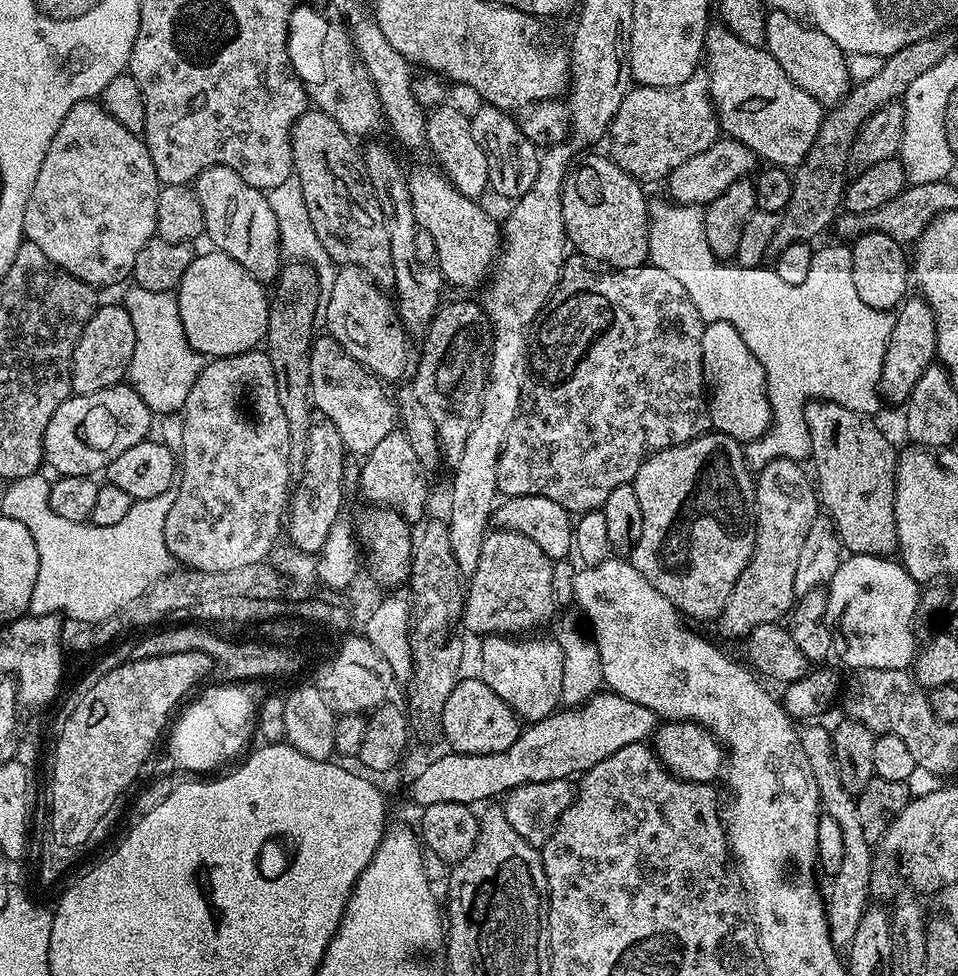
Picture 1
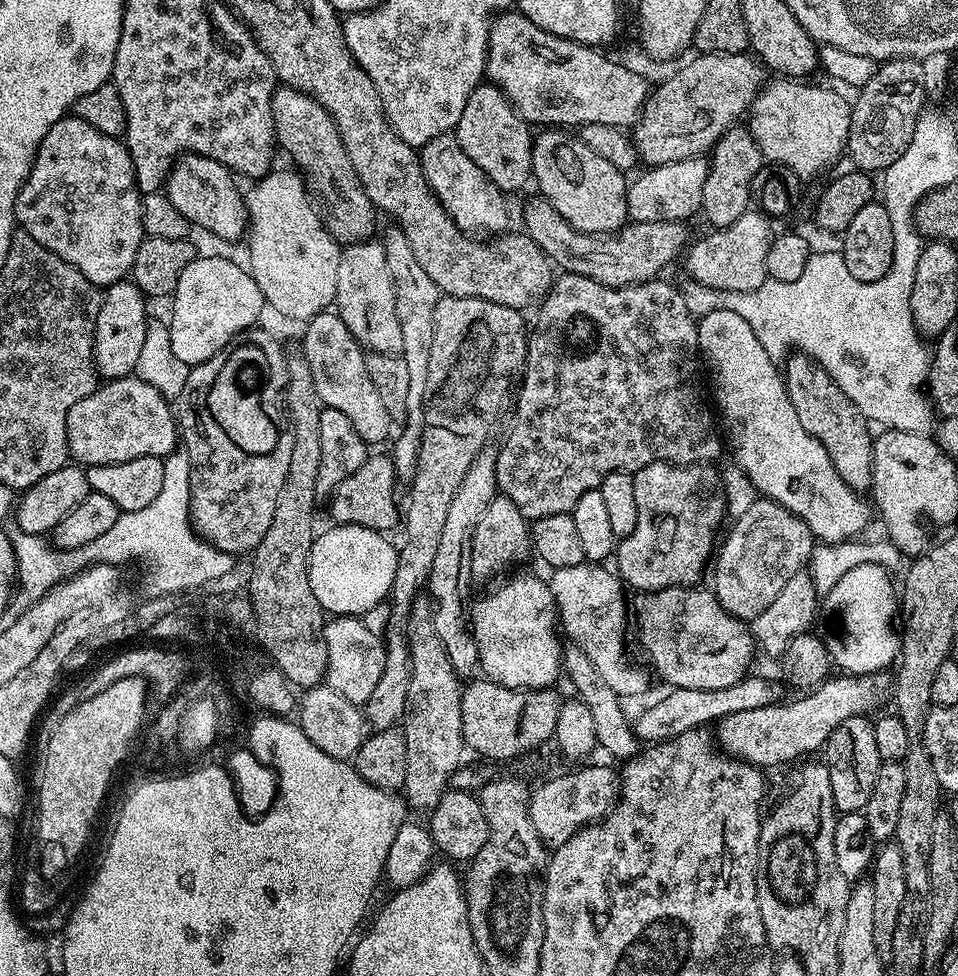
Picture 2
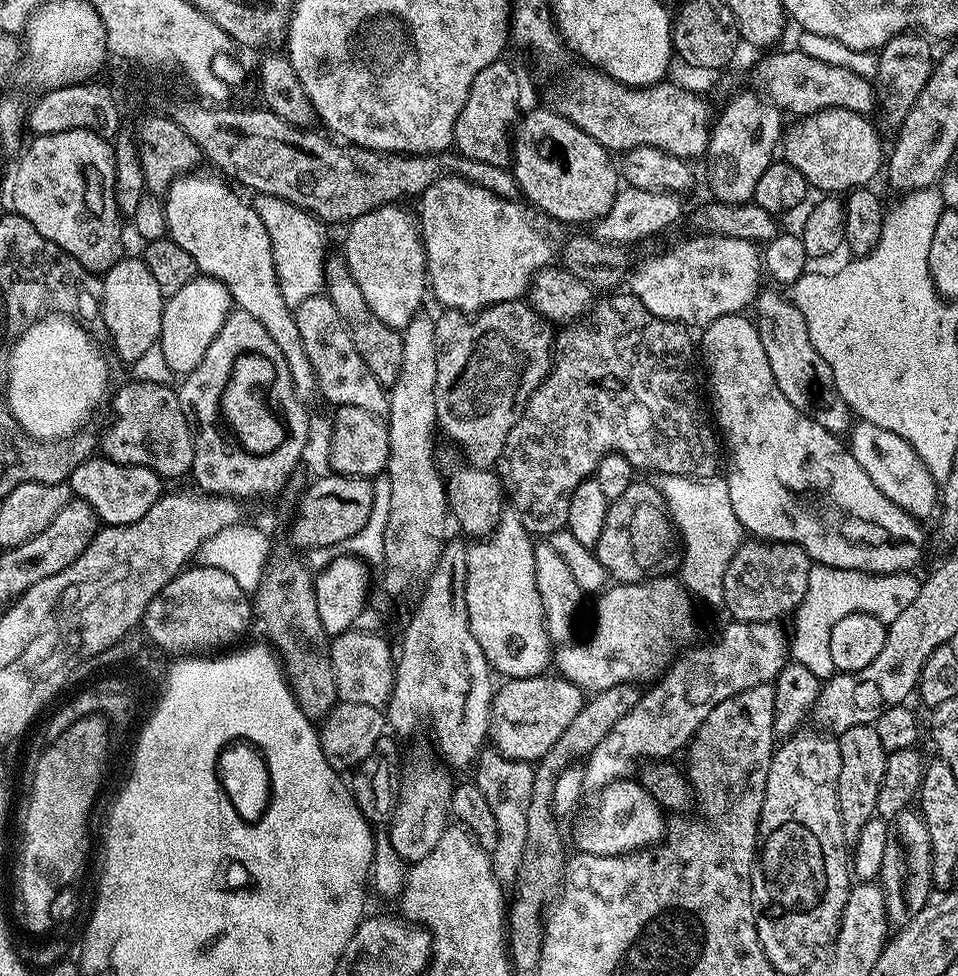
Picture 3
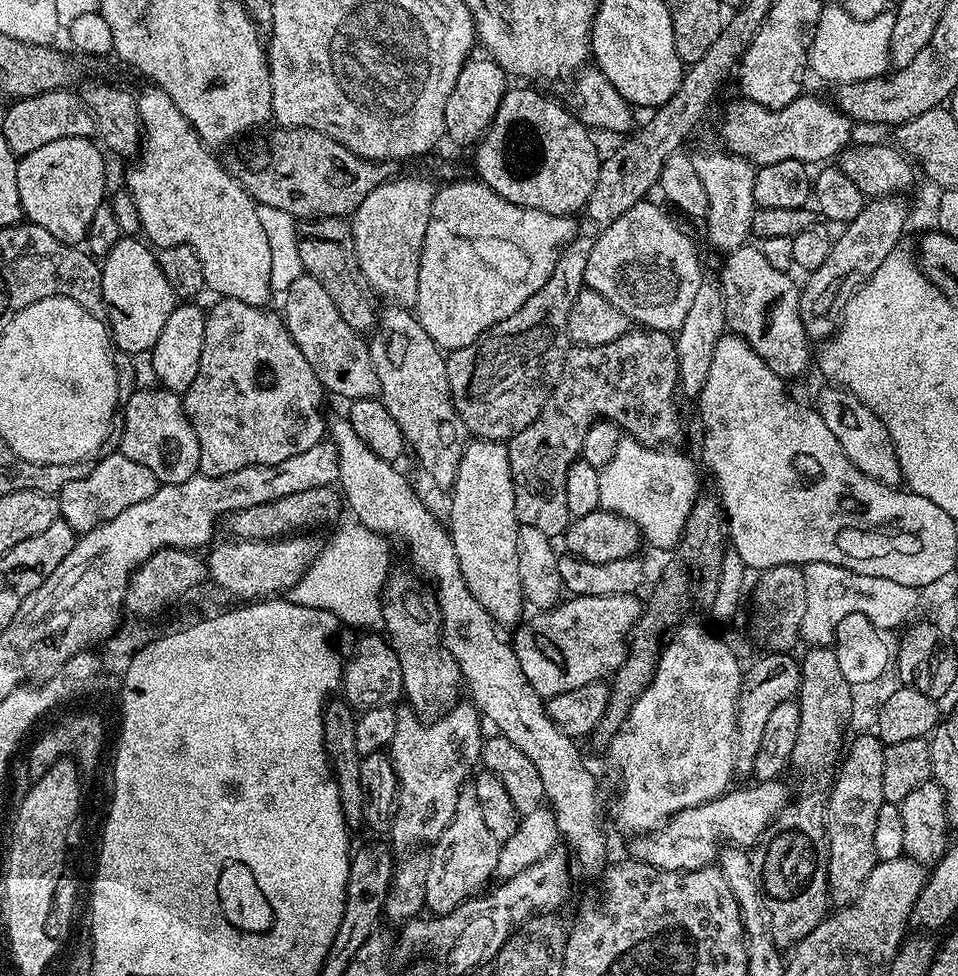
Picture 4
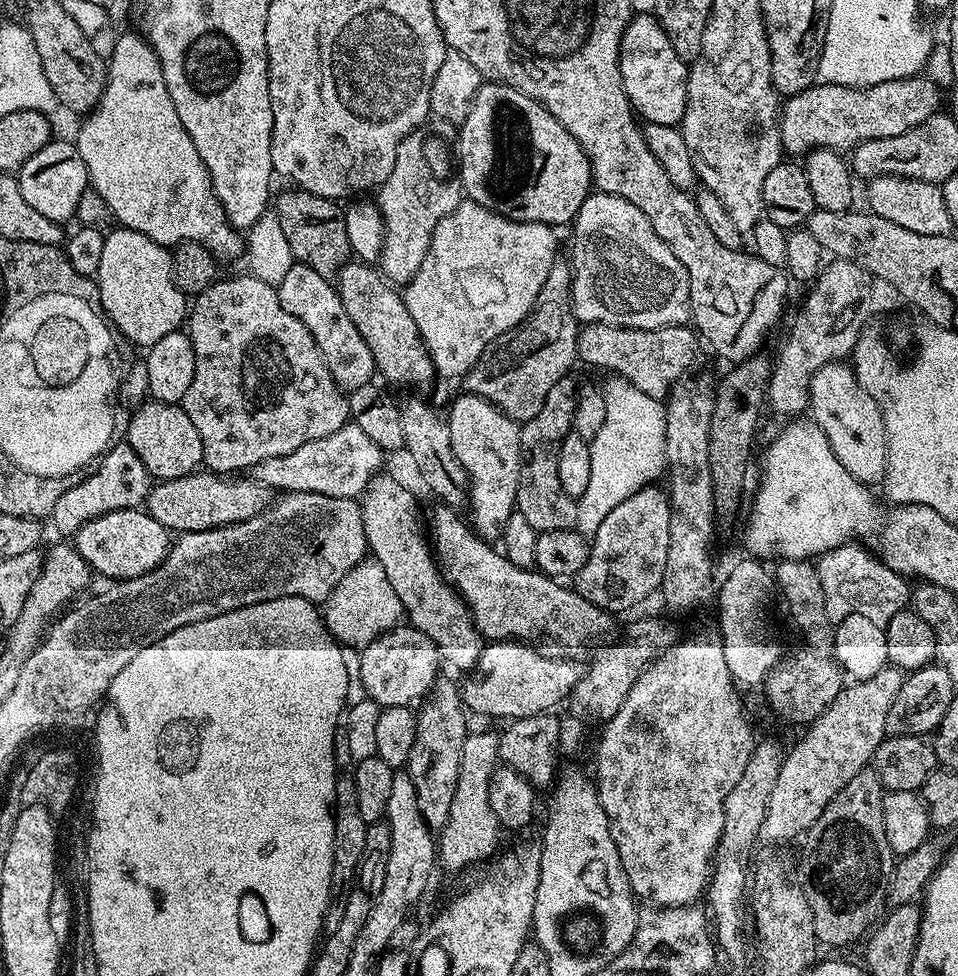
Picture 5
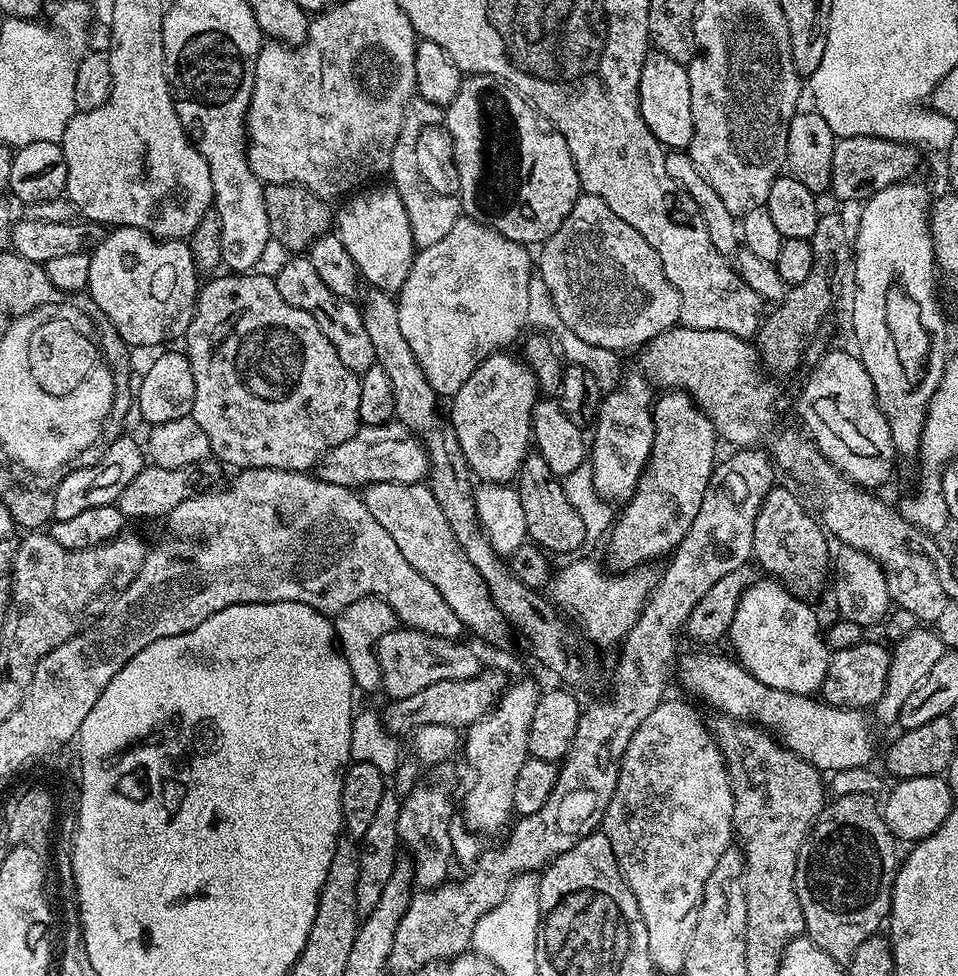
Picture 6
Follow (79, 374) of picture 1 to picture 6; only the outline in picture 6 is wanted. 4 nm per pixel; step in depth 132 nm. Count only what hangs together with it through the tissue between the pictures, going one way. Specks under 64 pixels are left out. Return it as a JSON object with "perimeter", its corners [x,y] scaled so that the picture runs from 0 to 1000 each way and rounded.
{"perimeter":[[[118,233],[109,245],[95,255],[94,285],[90,299],[102,314],[116,339],[121,339],[134,352],[142,357],[175,355],[178,348],[187,349],[196,339],[205,317],[207,280],[203,264],[192,246],[169,246],[143,234]]]}

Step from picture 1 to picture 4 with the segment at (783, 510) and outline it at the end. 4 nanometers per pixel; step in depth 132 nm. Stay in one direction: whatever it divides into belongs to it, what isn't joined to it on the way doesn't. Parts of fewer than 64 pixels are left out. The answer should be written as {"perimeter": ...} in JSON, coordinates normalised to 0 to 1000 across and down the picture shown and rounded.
{"perimeter":[[[817,578],[799,582],[785,602],[785,656],[799,669],[826,669],[836,655],[835,642],[841,629],[841,592],[838,581]]]}

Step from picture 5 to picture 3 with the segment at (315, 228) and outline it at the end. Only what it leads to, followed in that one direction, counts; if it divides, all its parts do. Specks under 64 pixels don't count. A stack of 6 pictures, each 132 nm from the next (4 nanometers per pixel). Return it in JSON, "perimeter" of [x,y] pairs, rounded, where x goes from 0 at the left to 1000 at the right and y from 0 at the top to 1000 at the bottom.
{"perimeter":[[[343,261],[338,267],[338,295],[344,309],[349,309],[349,318],[353,318],[353,326],[361,334],[374,363],[378,363],[378,371],[386,378],[386,383],[395,387],[400,398],[408,399],[410,391],[420,379],[420,350],[421,343],[414,337],[403,334],[390,318],[386,318],[381,302],[370,289],[370,281],[365,281],[365,273],[359,267],[358,261]]]}

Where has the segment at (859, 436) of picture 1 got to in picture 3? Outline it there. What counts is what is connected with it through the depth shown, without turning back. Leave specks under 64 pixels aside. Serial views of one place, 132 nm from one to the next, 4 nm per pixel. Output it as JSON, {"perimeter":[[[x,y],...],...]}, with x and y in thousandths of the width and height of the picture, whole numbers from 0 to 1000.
{"perimeter":[[[794,298],[787,308],[788,316],[787,331],[795,346],[795,359],[800,359],[800,367],[804,367],[804,379],[808,379],[808,387],[816,404],[820,404],[837,424],[854,432],[854,436],[874,445],[884,444],[891,433],[891,424],[885,419],[879,404],[875,404],[875,395],[871,395],[871,383],[866,383],[862,367],[850,359],[835,315],[827,310],[819,300],[817,303],[814,299]]]}

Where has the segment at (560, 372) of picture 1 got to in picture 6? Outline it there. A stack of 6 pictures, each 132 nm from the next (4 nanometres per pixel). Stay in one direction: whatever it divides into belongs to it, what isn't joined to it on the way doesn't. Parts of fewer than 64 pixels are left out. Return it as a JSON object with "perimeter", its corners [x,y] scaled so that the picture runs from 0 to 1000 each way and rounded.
{"perimeter":[[[555,461],[547,468],[543,474],[542,485],[537,493],[539,505],[545,514],[545,524],[549,527],[549,539],[551,540],[551,553],[554,556],[564,558],[570,566],[598,566],[604,567],[605,560],[612,551],[611,536],[608,535],[606,528],[603,527],[599,518],[595,516],[595,511],[591,508],[589,497],[582,489],[570,477],[570,469],[566,469],[563,463]]]}

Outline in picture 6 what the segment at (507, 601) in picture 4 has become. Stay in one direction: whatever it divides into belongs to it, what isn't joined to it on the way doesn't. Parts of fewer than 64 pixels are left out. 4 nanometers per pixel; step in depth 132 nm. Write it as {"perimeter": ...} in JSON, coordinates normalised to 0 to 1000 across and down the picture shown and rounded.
{"perimeter":[[[530,359],[515,361],[499,375],[499,379],[495,379],[495,383],[491,383],[491,387],[486,387],[486,391],[482,391],[482,395],[470,410],[470,433],[478,449],[478,457],[482,457],[482,465],[489,478],[493,481],[494,489],[506,496],[530,496],[538,493],[543,474],[553,462],[555,417],[562,409],[562,394],[554,377],[542,364],[539,365],[533,365]]]}

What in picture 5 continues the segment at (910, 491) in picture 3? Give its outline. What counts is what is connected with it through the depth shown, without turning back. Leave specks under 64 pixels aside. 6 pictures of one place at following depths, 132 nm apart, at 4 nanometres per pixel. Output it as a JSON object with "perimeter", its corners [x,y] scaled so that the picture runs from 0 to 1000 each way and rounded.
{"perimeter":[[[872,369],[858,375],[843,397],[843,412],[847,429],[862,445],[875,473],[883,477],[892,492],[907,498],[918,497],[925,486],[927,446],[919,418],[896,391],[888,372]]]}

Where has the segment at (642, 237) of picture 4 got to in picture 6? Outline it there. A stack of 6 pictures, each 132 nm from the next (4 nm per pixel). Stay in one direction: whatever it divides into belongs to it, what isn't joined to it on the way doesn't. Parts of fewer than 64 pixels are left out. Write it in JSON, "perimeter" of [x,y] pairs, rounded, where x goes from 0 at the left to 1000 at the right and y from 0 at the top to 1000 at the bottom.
{"perimeter":[[[613,199],[605,200],[599,207],[599,215],[595,215],[595,219],[591,219],[591,227],[587,227],[587,232],[582,232],[582,236],[578,236],[576,243],[568,247],[563,258],[562,279],[567,288],[570,289],[571,296],[574,297],[582,323],[591,334],[599,342],[603,342],[603,345],[608,346],[609,349],[619,351],[620,355],[638,357],[640,361],[647,363],[650,362],[650,357],[667,358],[687,342],[710,332],[710,302],[706,294],[699,289],[699,285],[695,285],[695,277],[691,277],[691,268],[687,264],[687,260],[681,255],[678,248],[674,248],[674,244],[670,244],[670,240],[666,240],[666,236],[662,236],[662,232],[649,227],[649,223],[645,223],[645,219],[641,219],[641,215],[637,215],[637,211],[633,211],[633,207],[628,207],[628,203]]]}

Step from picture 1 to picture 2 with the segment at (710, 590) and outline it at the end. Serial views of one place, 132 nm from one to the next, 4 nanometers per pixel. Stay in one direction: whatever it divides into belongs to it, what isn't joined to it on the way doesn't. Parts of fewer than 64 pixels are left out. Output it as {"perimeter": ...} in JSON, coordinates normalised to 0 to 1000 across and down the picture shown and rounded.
{"perimeter":[[[683,471],[662,485],[662,515],[666,517],[666,536],[656,549],[644,556],[641,567],[642,585],[657,603],[665,602],[665,608],[675,609],[692,602],[721,602],[734,595],[731,593],[735,590],[735,581],[738,578],[740,581],[749,557],[747,544],[758,532],[754,489],[743,480],[746,478],[694,475],[692,471]]]}

